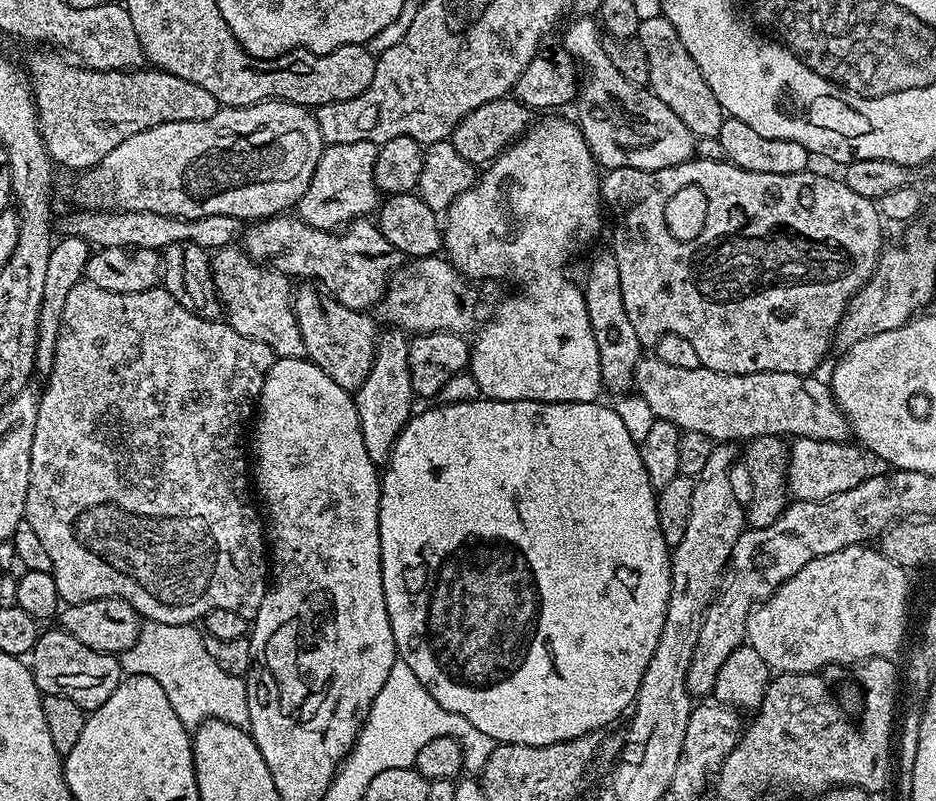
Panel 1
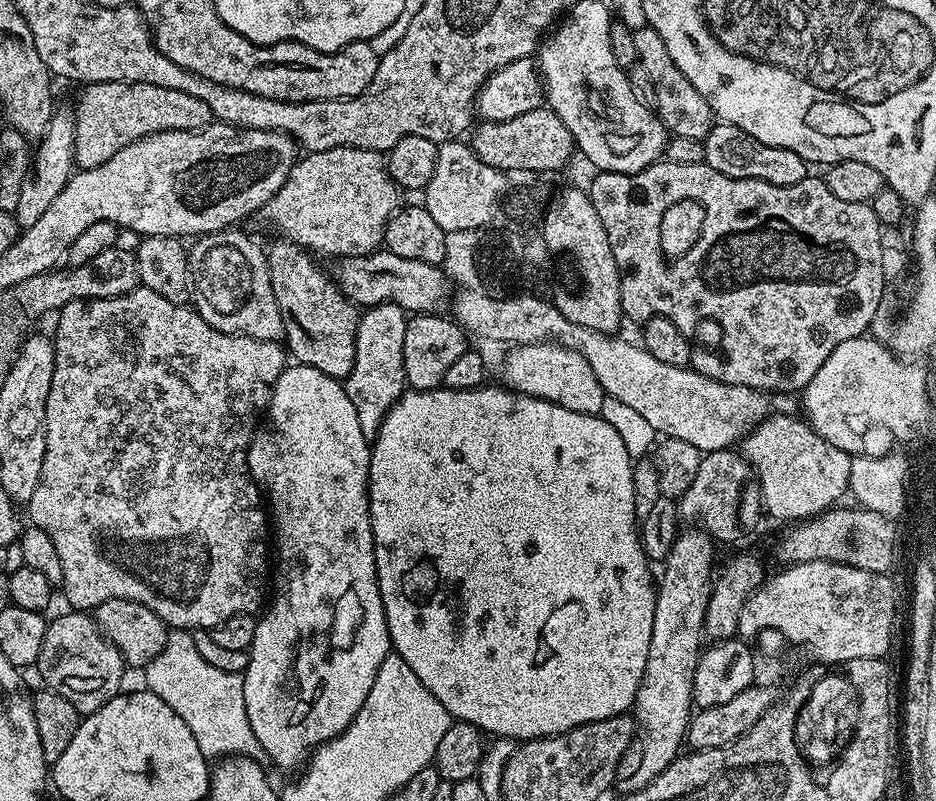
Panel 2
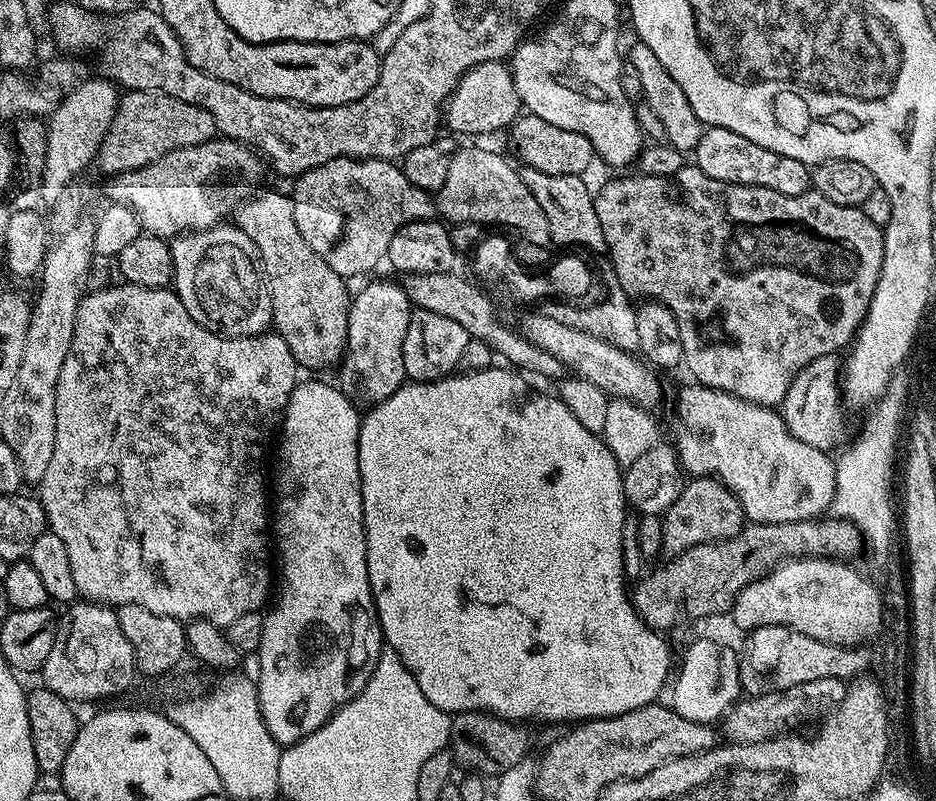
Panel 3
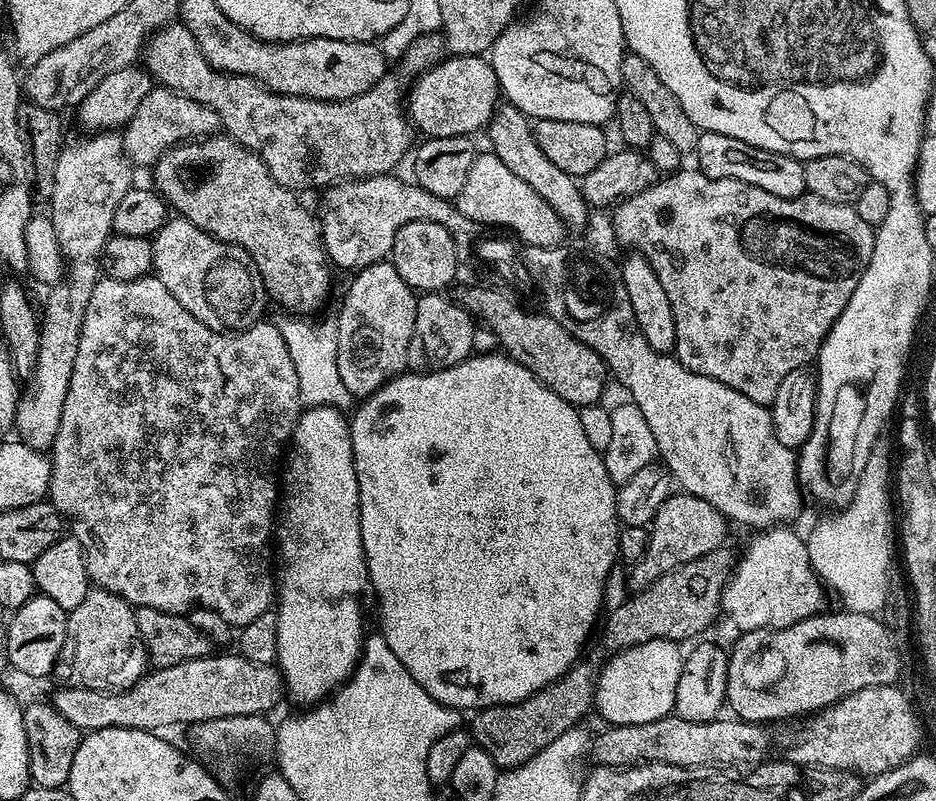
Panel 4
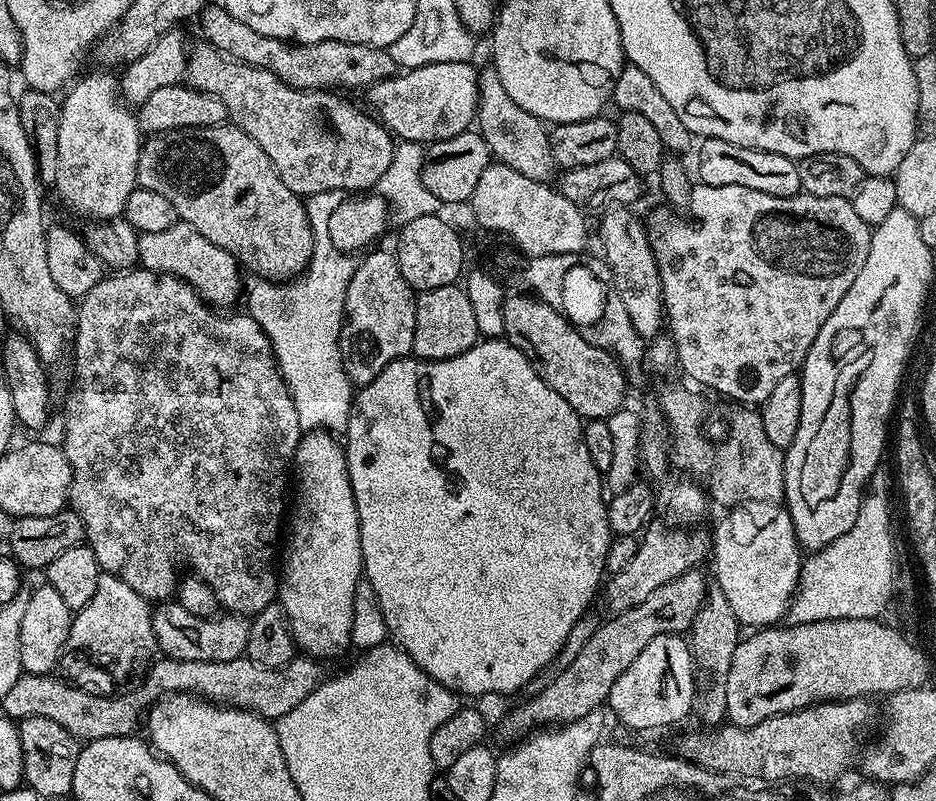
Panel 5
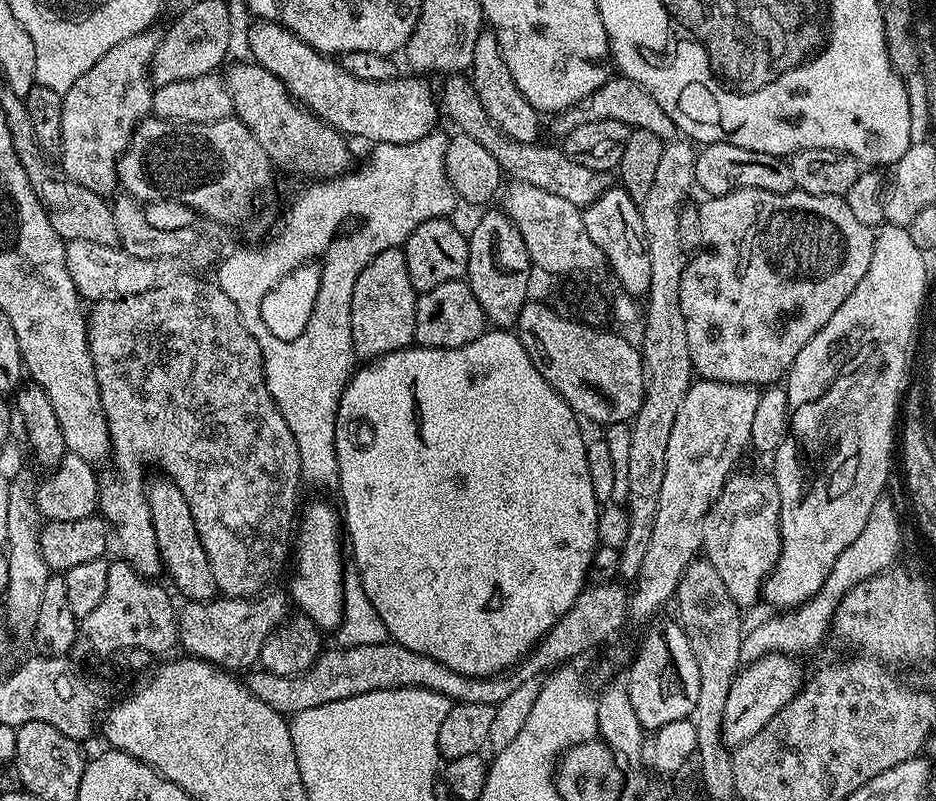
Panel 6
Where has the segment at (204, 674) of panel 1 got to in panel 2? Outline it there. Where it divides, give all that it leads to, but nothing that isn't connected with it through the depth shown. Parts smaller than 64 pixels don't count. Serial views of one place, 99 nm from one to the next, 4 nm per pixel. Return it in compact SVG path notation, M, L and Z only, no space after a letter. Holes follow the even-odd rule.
M169 631L162 654L143 669L142 676L148 683L145 684L147 691L158 694L158 698L190 726L190 734L194 734L194 742L198 742L198 750L202 750L204 756L248 757L259 762L265 759L258 738L254 738L254 730L250 730L250 718L246 718L243 675L210 666L210 662L198 654L191 631Z

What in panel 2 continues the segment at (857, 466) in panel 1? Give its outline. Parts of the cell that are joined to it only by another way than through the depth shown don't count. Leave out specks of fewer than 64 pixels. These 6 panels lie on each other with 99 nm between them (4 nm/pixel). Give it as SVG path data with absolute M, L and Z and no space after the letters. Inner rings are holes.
M773 414L742 441L742 452L758 473L762 508L776 520L799 522L839 505L848 492L853 457L838 450L796 414Z

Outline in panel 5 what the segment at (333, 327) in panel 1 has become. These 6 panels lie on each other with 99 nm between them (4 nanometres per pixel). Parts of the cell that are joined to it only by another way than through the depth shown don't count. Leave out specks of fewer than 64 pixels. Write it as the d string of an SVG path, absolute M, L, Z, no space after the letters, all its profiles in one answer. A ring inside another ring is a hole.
M231 122L216 124L213 128L175 128L169 132L149 135L140 145L136 182L141 188L154 190L154 194L162 194L162 198L167 198L173 204L177 217L183 223L190 225L194 230L198 230L198 234L202 234L202 238L210 238L210 242L214 242L214 246L222 246L222 250L229 252L237 264L243 266L247 271L249 268L252 274L257 277L273 282L287 282L301 275L304 269L308 267L314 250L314 234L308 221L305 201L294 195L290 186L286 186L286 182L282 182L282 178L276 167L270 162L266 150L262 150L262 146L258 146L258 142L254 142L254 138L250 138L250 134L246 134Z

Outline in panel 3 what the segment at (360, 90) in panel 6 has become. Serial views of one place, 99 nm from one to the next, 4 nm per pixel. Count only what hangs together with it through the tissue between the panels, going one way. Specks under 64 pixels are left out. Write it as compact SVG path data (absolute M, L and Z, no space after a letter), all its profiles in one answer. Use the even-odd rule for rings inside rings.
M491 60L474 66L460 79L458 86L449 96L448 102L444 106L442 120L446 128L449 128L452 132L461 132L464 136L484 136L487 132L500 132L504 127L505 131L509 126L516 123L521 112L520 95L514 86L511 67L507 63Z

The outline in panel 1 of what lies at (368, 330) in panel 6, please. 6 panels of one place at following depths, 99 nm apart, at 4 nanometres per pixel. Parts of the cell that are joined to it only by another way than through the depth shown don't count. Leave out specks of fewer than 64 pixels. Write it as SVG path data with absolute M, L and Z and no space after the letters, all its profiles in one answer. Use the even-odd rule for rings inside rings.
M399 330L381 331L376 342L376 353L374 354L374 366L370 366L370 374L366 374L366 382L354 393L358 418L362 426L362 442L366 446L366 454L376 465L380 466L392 455L392 447L402 434L402 430L408 425L408 419L414 414L412 400L414 393L410 382L410 362L408 361L408 341L409 337Z

